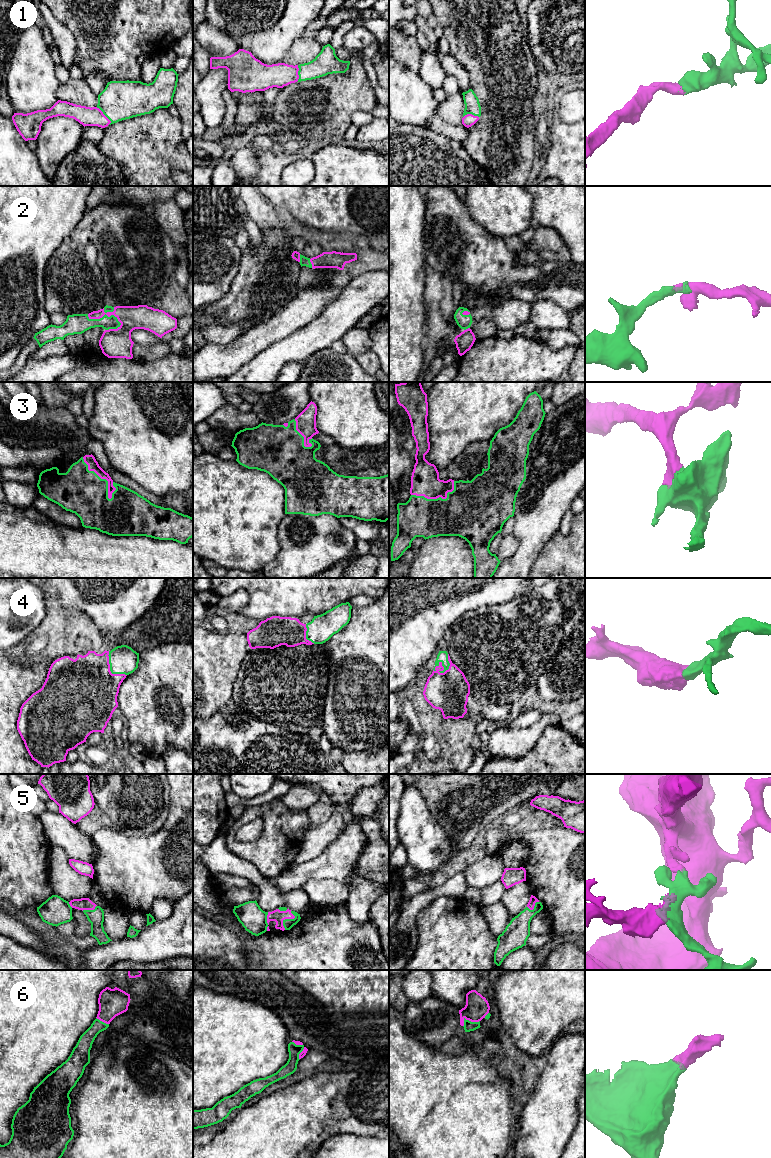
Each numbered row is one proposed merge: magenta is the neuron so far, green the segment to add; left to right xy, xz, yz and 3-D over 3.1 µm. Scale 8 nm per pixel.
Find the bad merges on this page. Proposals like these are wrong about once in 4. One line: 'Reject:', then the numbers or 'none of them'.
Reject: none of them

